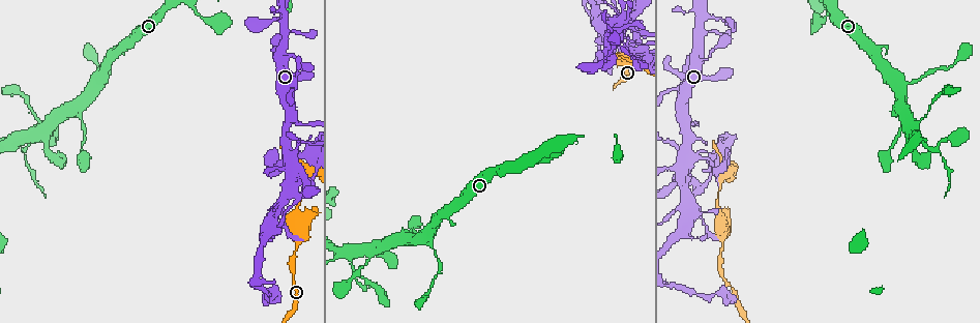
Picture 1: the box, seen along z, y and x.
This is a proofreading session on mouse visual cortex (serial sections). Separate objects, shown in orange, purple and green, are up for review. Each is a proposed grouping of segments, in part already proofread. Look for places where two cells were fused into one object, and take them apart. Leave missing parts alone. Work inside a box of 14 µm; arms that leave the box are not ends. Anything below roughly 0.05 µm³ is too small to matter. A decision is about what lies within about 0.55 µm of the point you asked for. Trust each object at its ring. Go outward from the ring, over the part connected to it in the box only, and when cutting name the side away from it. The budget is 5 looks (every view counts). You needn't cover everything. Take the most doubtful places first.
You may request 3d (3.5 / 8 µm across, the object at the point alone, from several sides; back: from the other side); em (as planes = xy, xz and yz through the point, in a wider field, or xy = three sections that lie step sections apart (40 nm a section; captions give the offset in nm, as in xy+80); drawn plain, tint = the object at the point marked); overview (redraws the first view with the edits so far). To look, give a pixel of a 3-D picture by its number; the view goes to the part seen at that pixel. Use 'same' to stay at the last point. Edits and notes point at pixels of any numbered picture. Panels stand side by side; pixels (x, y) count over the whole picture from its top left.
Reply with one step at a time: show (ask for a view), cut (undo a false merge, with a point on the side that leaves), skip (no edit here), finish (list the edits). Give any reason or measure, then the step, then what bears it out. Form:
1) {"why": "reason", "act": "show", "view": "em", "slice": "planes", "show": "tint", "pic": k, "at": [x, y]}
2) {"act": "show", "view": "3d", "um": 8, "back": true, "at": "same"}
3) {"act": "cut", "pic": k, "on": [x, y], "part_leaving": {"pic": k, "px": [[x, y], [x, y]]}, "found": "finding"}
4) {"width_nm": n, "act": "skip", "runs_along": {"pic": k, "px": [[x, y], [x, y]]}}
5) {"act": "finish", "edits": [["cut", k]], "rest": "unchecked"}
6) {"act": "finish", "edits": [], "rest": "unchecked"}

{"why": "three arms meet", "act": "show", "view": "3d", "um": 8, "pic": 1, "at": [309, 176]}

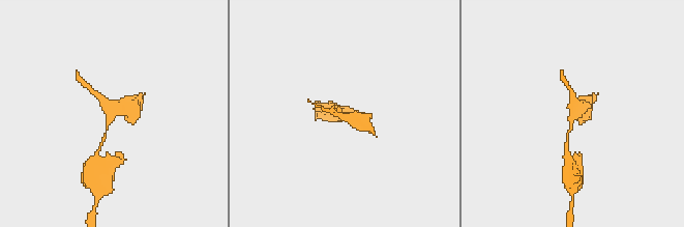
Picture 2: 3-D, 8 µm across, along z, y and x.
{"act": "show", "view": "em", "slice": "xy", "step": 1, "show": "tint", "pic": 2, "at": [114, 118]}

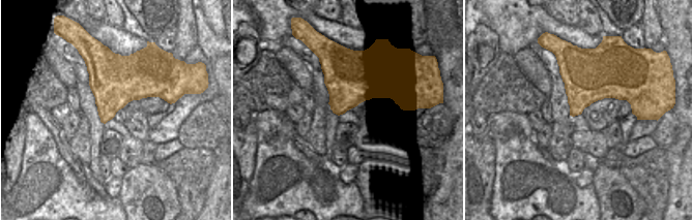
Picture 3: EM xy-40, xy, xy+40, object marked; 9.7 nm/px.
{"act": "skip", "runs_along": {"pic": 2, "px": [[102, 142], [107, 123], [129, 97]]}, "found": "all the same cell"}

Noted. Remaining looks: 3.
{"why": "three arms meet", "act": "show", "view": "3d", "um": 3.5, "pic": 1, "at": [690, 134]}

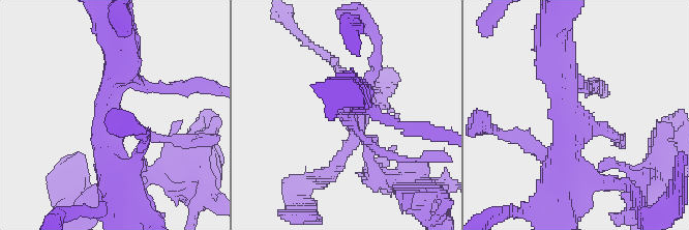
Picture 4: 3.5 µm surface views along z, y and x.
{"act": "skip", "found": "one cell here"}

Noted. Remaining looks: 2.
{"act": "finish", "edits": [], "rest": "unchecked"}

